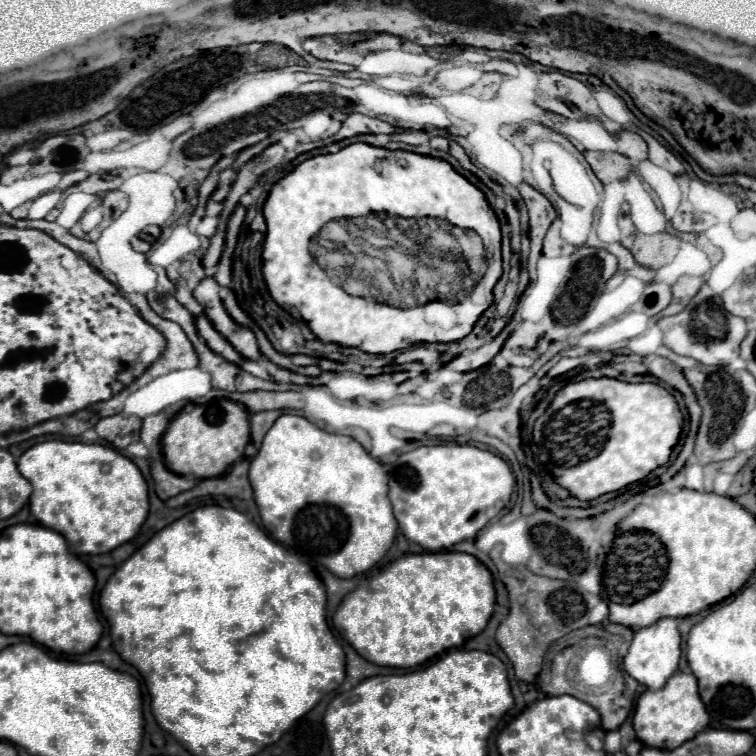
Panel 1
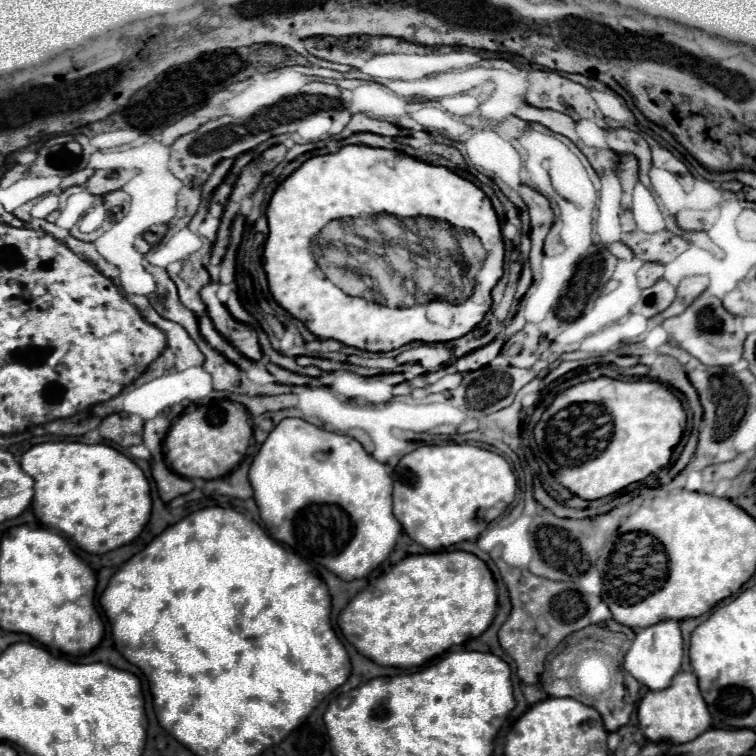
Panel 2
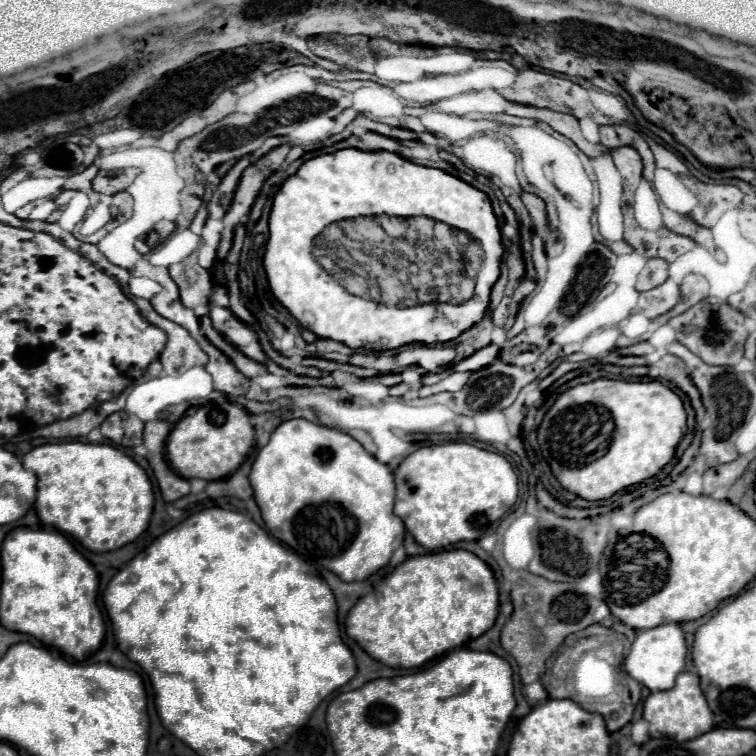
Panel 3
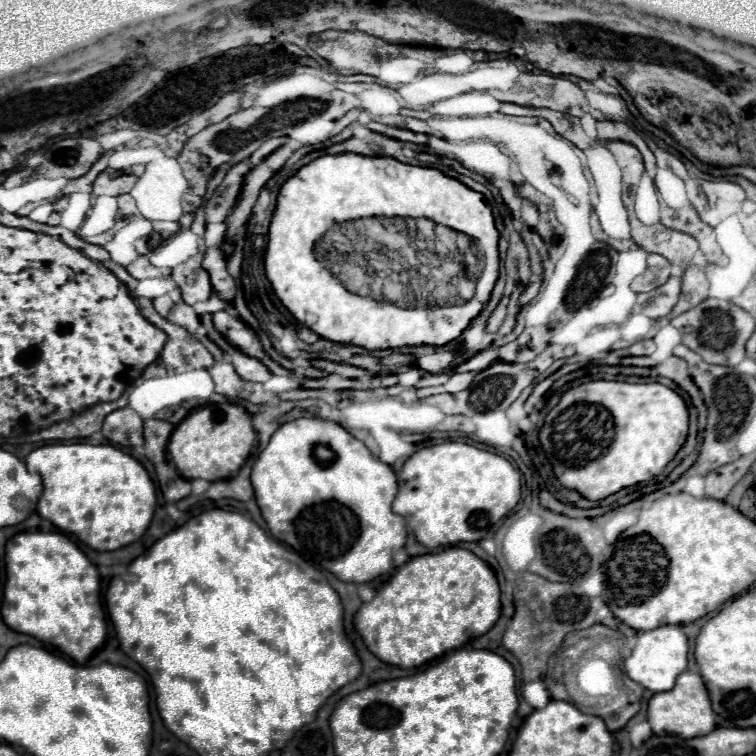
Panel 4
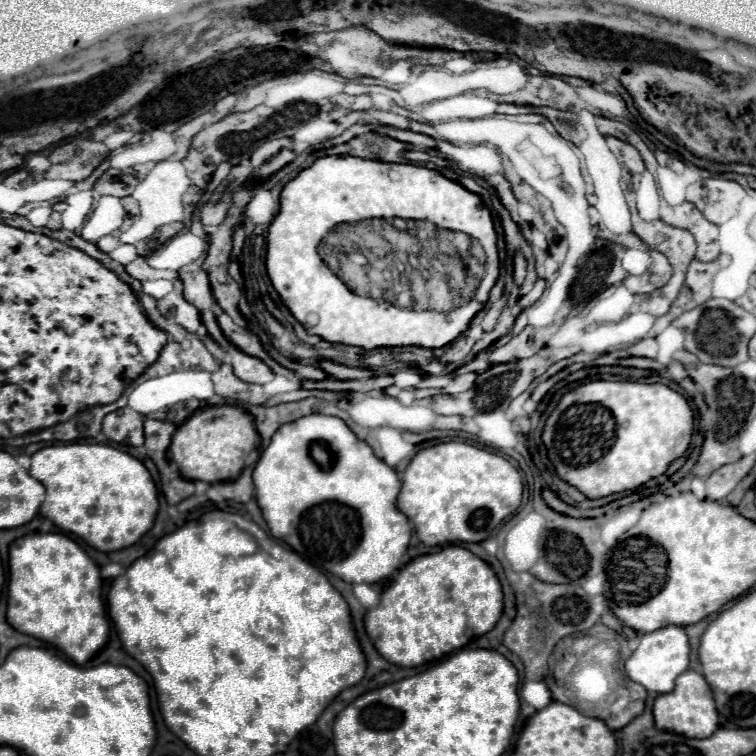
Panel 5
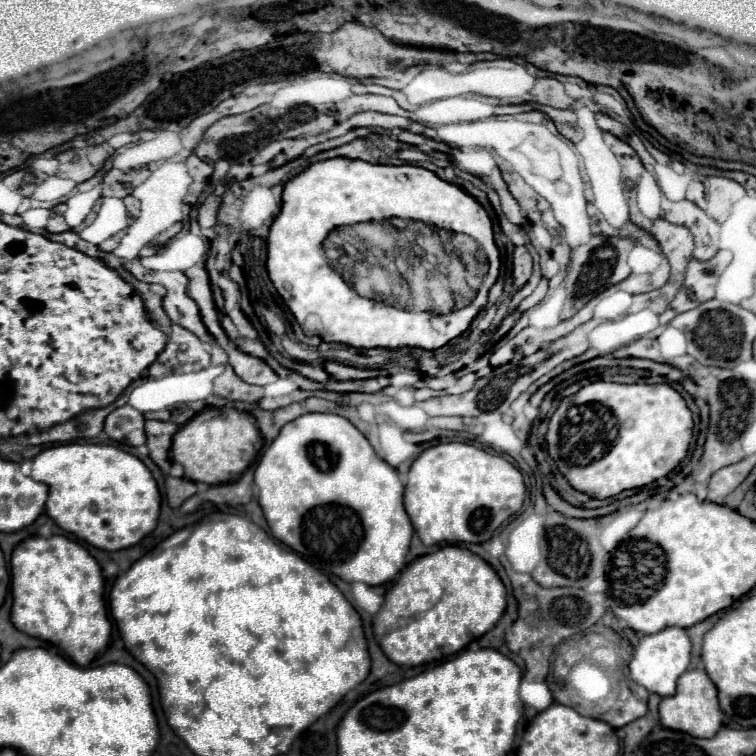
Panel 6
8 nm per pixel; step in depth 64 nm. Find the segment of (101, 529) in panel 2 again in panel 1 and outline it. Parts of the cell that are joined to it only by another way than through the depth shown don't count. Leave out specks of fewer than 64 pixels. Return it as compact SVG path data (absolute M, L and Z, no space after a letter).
M48 440L28 448L18 458L18 470L32 484L32 516L62 534L74 554L106 554L118 548L138 534L148 516L146 482L138 466L114 448Z

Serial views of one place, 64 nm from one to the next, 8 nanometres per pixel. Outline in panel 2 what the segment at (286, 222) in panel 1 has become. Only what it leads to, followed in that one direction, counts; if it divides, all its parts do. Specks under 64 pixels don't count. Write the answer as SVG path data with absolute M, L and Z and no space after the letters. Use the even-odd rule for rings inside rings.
M352 144L352 146L344 146L336 154L308 158L282 184L278 184L278 188L274 190L274 194L268 202L266 218L268 218L270 232L268 232L268 238L264 244L264 270L266 270L268 286L270 286L274 300L284 310L288 310L294 318L304 322L306 328L320 340L338 340L346 346L354 346L354 348L368 350L368 352L390 352L390 350L396 350L410 342L450 342L450 340L462 338L484 318L486 310L490 310L490 306L492 306L490 290L496 286L496 282L502 278L502 272L504 272L502 270L504 244L502 244L502 236L500 236L498 216L492 208L490 198L480 188L476 188L472 182L460 178L452 170L448 170L444 166L428 164L424 160L412 158L398 150ZM382 212L394 214L398 218L426 216L426 218L446 220L456 228L472 230L482 240L482 244L488 252L488 262L484 262L482 270L476 274L474 294L462 304L434 300L430 304L416 304L412 308L388 308L388 306L380 306L380 304L364 300L364 298L348 296L338 286L334 286L324 276L324 272L318 268L316 260L310 254L312 236L316 236L330 220L374 216L374 214L382 214Z

